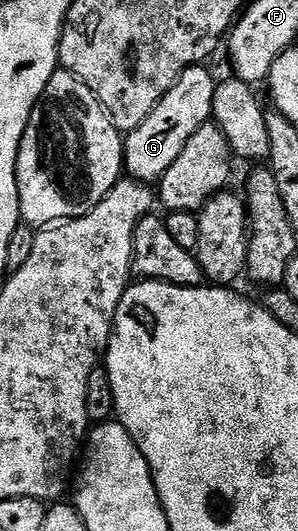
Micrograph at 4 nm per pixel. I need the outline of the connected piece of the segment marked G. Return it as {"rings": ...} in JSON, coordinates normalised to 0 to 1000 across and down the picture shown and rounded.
{"rings":[[[688,121],[651,122],[604,141],[597,154],[537,186],[537,194],[456,239],[416,258],[416,318],[446,339],[480,345],[540,341],[550,322],[591,307],[591,292],[617,284],[617,269],[658,254],[674,235],[711,220],[711,186],[725,145],[691,132]]]}

